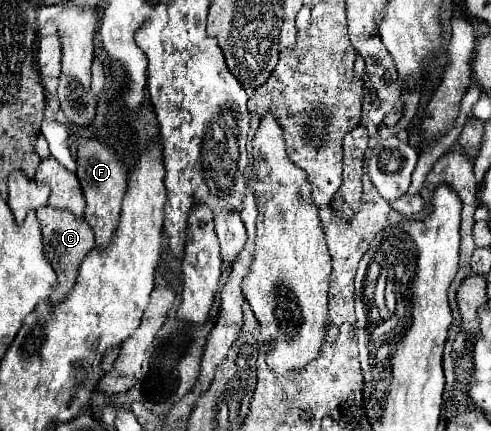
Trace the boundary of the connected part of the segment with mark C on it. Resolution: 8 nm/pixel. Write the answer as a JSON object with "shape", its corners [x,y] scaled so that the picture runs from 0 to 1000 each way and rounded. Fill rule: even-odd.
{"shape":[[[84,478],[84,487],[75,487],[75,506],[84,515],[84,534],[92,552],[92,589],[104,603],[104,617],[116,636],[116,664],[108,668],[104,701],[120,705],[132,691],[132,682],[149,668],[169,594],[193,571],[189,534],[169,506],[157,506],[153,497],[141,497],[141,487],[116,487],[108,478]]]}

